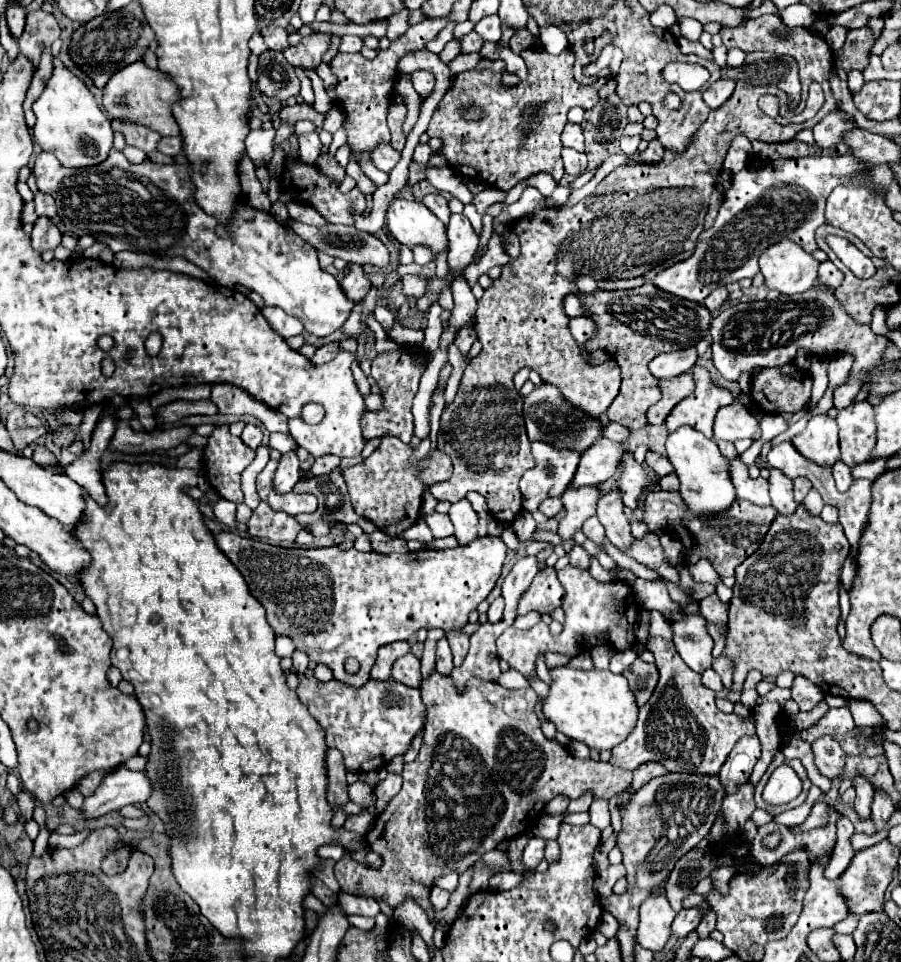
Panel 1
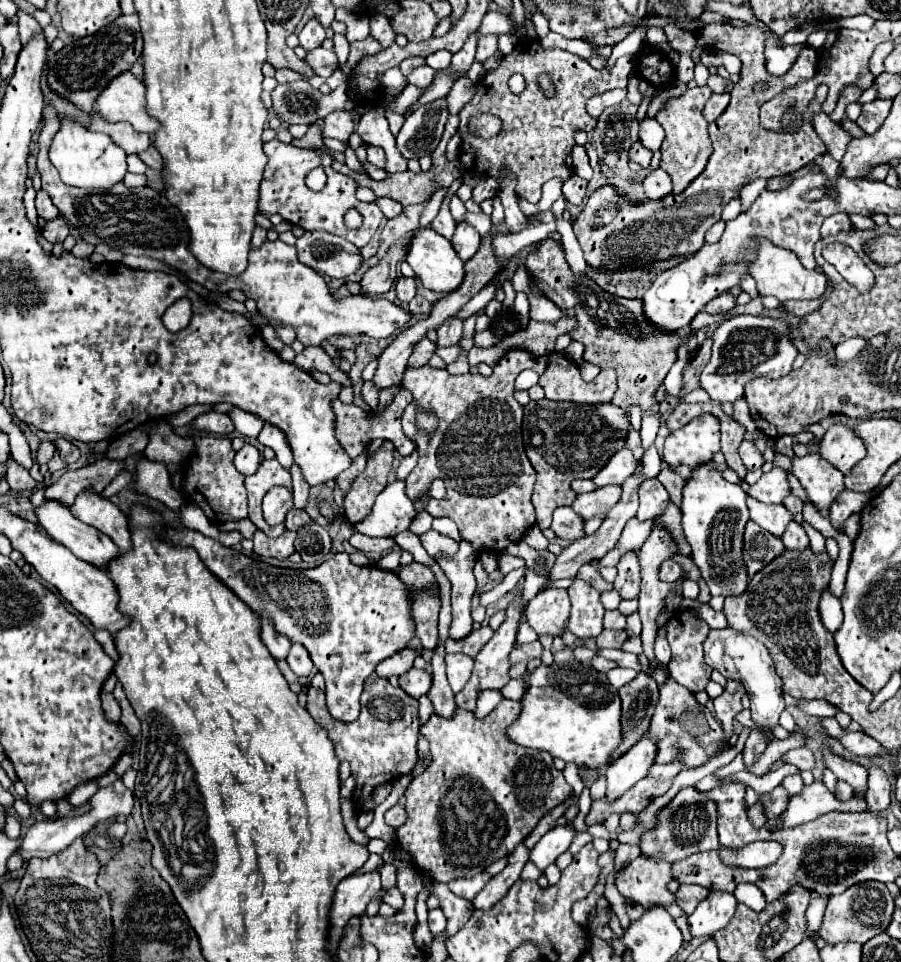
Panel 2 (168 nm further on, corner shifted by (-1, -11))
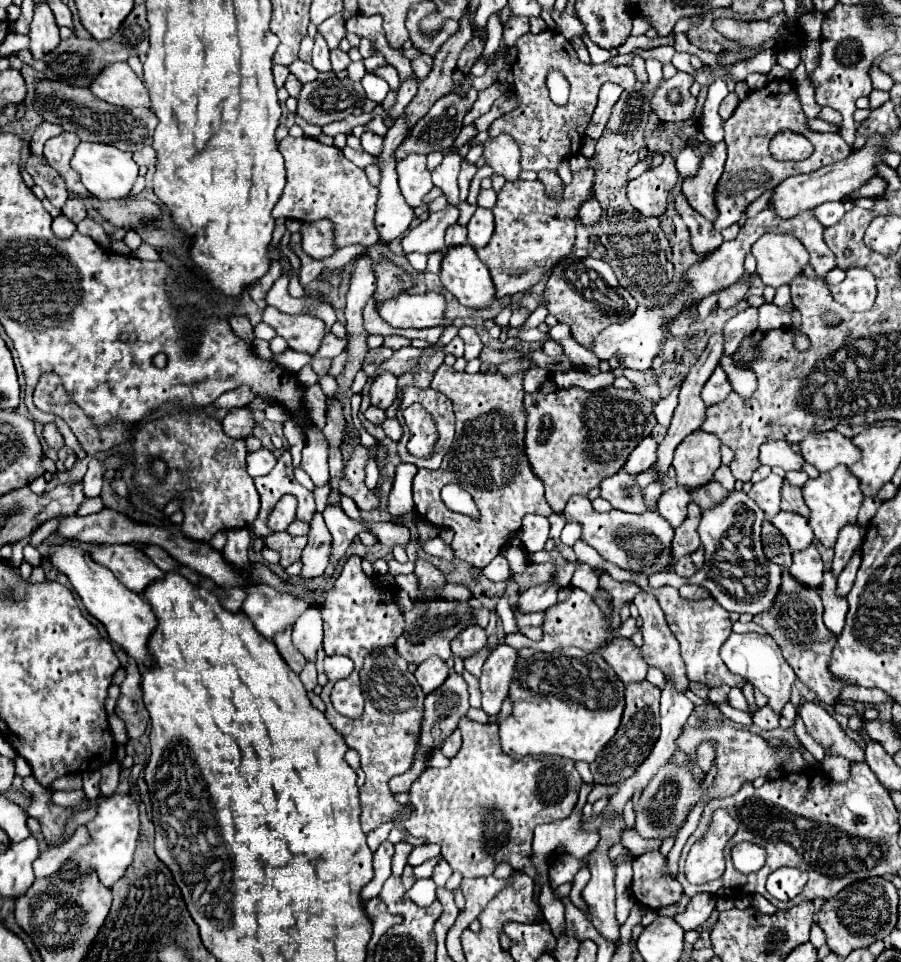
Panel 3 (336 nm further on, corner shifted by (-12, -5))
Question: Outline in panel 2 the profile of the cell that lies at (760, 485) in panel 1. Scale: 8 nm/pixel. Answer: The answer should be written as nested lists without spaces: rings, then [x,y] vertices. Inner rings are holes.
[[[747,496],[747,508],[751,520],[755,520],[761,528],[769,530],[775,536],[781,536],[785,532],[787,522],[793,518],[783,504],[765,504],[765,502],[757,502],[751,496]]]

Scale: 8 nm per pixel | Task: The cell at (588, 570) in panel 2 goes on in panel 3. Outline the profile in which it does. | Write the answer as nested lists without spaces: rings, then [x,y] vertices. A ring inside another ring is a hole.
[[[606,574],[606,576],[600,578],[600,586],[604,590],[608,590],[608,594],[612,596],[614,608],[630,604],[634,600],[634,596],[640,592],[640,586],[636,582],[618,582],[610,574]]]

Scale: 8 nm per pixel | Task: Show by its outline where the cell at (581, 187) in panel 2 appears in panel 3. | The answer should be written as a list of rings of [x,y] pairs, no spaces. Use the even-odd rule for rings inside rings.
[[[590,200],[588,204],[582,204],[578,216],[580,216],[580,224],[584,224],[584,226],[592,226],[592,224],[600,222],[602,208],[600,208],[598,200]]]

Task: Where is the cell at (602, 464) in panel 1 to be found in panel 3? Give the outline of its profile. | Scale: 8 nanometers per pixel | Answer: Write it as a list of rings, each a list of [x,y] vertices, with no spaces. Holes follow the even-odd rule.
[[[650,436],[644,438],[630,454],[628,462],[624,464],[624,470],[632,472],[632,474],[640,474],[640,472],[646,472],[648,468],[652,468],[652,464],[656,462],[656,448],[658,448],[658,444],[654,438],[650,438]]]

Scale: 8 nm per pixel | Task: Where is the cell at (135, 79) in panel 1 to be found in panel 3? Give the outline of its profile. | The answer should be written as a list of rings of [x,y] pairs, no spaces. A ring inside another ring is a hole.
[[[126,62],[106,66],[90,82],[88,88],[96,98],[108,104],[116,104],[122,108],[136,108],[136,106],[150,108],[148,92],[144,92],[142,80],[132,72],[132,68]]]

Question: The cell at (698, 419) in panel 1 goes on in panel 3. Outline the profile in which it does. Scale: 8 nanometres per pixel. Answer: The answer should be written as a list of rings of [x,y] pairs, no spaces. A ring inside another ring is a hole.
[[[694,432],[682,440],[682,444],[674,450],[674,470],[676,470],[676,482],[678,486],[684,486],[686,490],[696,490],[712,480],[712,474],[720,466],[720,440],[714,434],[708,432]]]

